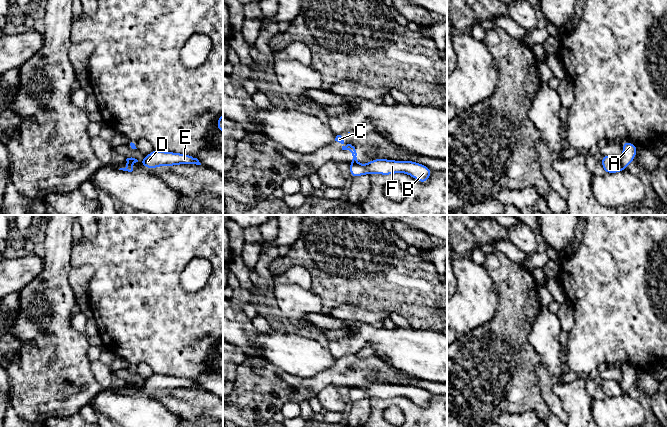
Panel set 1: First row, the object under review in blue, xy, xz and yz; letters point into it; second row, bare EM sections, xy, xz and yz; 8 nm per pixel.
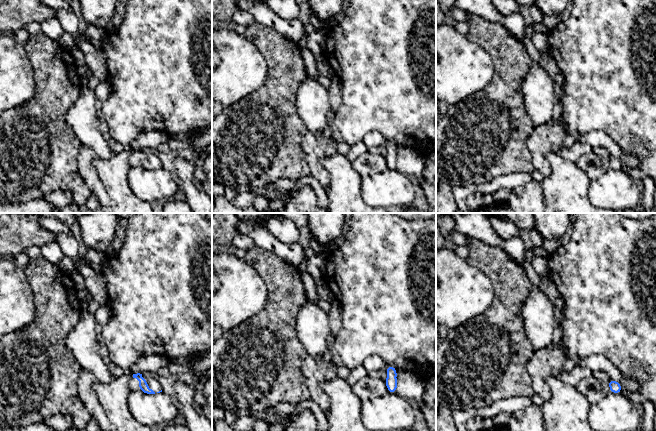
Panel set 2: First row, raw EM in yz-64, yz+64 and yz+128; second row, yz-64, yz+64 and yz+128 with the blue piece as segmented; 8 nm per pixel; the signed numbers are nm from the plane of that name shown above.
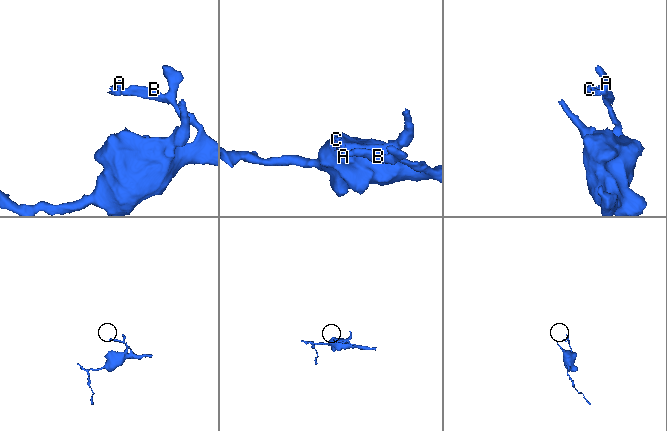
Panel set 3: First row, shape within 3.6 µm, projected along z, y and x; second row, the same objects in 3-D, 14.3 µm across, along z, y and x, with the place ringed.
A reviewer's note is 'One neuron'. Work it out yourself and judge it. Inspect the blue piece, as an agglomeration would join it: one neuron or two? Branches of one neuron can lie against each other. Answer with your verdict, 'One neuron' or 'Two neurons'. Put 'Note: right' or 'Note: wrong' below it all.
Two neurons
Note: wrong

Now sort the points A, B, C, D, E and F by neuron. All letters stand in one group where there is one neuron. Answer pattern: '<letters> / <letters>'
A B D E F / C

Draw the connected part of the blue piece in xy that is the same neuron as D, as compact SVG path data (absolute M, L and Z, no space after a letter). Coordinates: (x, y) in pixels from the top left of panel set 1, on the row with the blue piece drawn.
M152 150L152 152L147 156L145 156L145 158L140 162L144 167L149 169L166 165L168 166L174 166L180 164L201 165L201 163L197 158L192 157L188 154L164 152L159 150Z

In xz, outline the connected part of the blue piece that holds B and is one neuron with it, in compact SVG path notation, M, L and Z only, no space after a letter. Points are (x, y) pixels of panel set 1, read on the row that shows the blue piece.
M375 159L371 160L365 165L351 164L350 174L353 178L364 175L378 173L381 175L390 175L394 173L406 173L421 183L425 183L432 170L423 164L419 164L413 161L395 161L387 159Z

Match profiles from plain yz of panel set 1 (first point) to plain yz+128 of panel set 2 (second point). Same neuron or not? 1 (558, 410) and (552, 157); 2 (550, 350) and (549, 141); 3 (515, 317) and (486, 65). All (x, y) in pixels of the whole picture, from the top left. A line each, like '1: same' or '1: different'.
1: different
2: different
3: different

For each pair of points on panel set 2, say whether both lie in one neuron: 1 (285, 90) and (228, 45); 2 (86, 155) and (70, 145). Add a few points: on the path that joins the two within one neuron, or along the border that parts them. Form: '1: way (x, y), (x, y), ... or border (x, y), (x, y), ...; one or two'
1: border (261, 52), (267, 67), (267, 79), (251, 93); two
2: border (80, 144), (77, 158), (79, 173); two

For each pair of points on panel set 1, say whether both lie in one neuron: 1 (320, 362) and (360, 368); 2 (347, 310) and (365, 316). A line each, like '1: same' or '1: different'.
1: different
2: same

